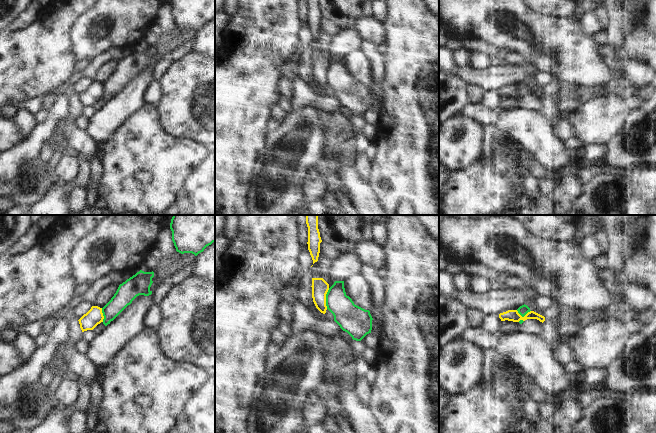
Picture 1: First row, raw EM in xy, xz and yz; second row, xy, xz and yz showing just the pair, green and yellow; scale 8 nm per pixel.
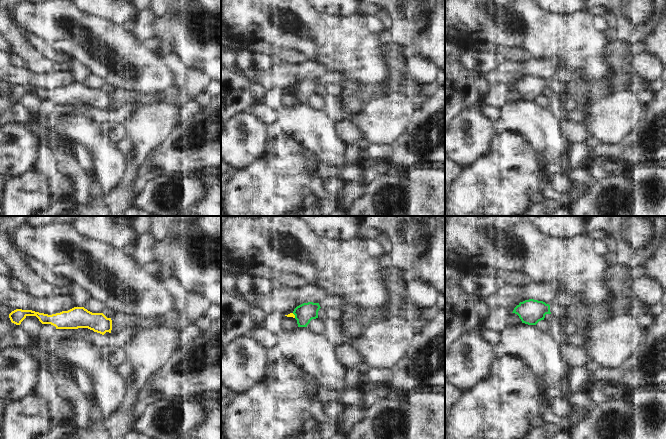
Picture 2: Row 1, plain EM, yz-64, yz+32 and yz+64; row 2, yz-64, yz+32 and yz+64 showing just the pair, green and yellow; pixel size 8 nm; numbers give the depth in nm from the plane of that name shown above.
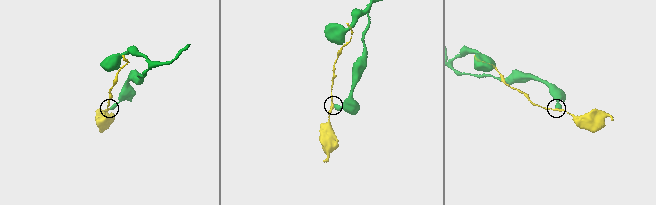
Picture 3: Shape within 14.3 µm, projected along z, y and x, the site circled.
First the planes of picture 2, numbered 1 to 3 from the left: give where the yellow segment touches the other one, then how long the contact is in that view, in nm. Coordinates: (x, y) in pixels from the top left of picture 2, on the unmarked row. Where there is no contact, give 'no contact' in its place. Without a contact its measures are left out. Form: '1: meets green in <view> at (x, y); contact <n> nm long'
1: no contact
2: meets green in yz+32 at (294, 90); contact 50 nm long
3: no contact

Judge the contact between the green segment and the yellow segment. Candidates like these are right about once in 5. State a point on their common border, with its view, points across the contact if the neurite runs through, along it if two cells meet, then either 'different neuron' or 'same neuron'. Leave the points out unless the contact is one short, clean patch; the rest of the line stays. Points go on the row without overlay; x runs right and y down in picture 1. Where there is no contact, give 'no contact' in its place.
meets green in xz at (326, 74); border along xz (329, 64), (326, 70), (326, 84); different neuron

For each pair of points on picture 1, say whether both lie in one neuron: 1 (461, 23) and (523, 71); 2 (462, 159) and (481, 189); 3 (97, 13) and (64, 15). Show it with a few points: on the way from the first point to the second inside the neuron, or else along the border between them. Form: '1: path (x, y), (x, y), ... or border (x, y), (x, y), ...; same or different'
1: border (525, 61), (534, 63), (542, 71); different
2: border (481, 155), (464, 169), (453, 172); different
3: border (85, 10), (74, 19), (69, 29), (69, 36); different

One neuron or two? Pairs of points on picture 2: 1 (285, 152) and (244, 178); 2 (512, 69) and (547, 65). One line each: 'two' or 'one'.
1: one
2: one

